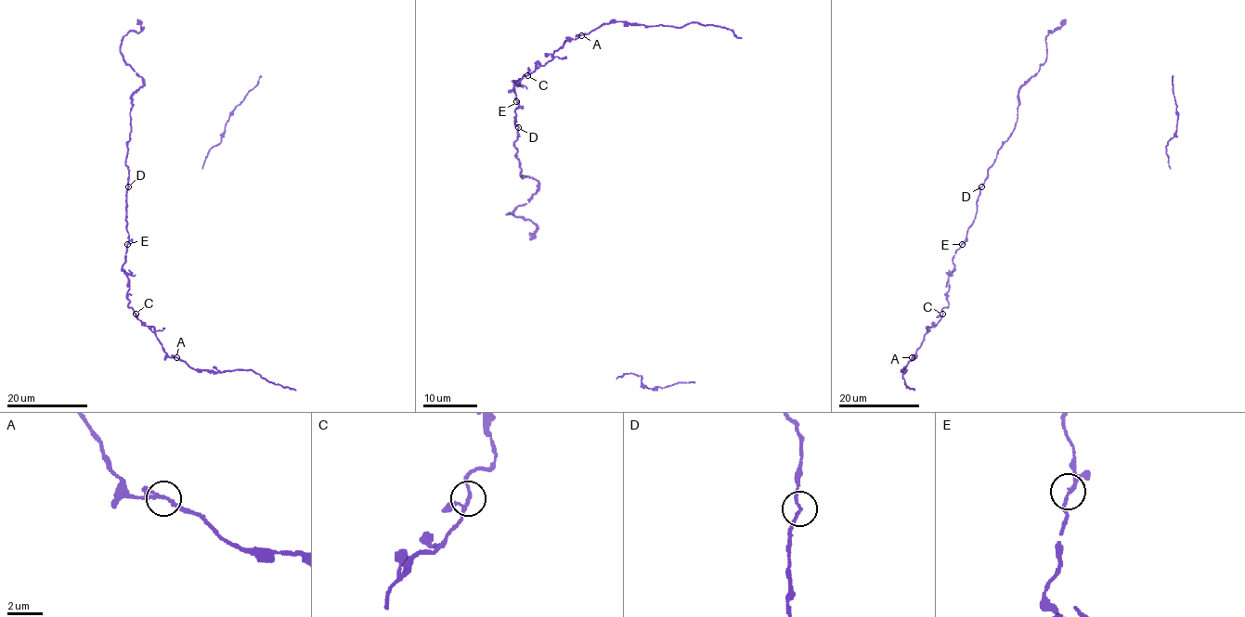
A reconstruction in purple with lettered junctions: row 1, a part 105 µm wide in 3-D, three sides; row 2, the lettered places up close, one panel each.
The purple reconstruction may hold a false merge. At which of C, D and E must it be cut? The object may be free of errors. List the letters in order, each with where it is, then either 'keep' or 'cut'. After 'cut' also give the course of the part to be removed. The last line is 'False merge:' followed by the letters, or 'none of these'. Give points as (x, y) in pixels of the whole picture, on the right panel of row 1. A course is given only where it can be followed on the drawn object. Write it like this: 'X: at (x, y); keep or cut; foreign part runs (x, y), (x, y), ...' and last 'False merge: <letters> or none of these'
C: at (942, 314); keep
D: at (981, 186); keep
E: at (962, 244); keep
False merge: none of these

